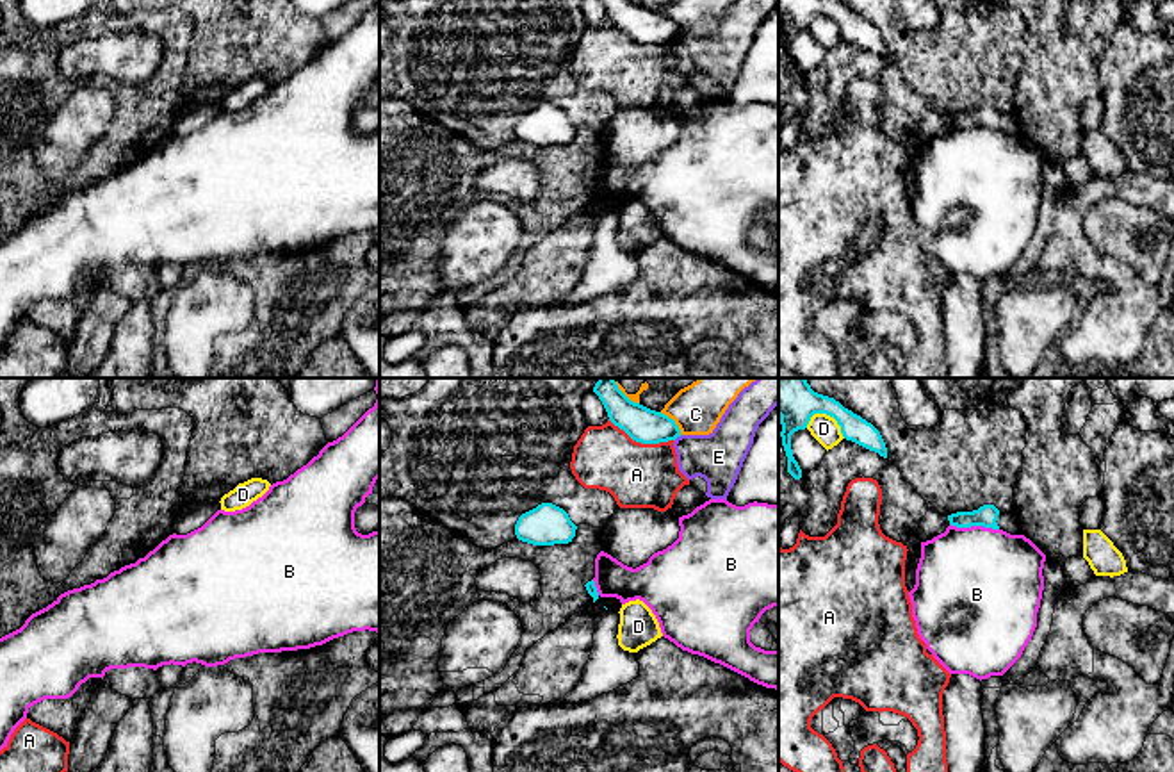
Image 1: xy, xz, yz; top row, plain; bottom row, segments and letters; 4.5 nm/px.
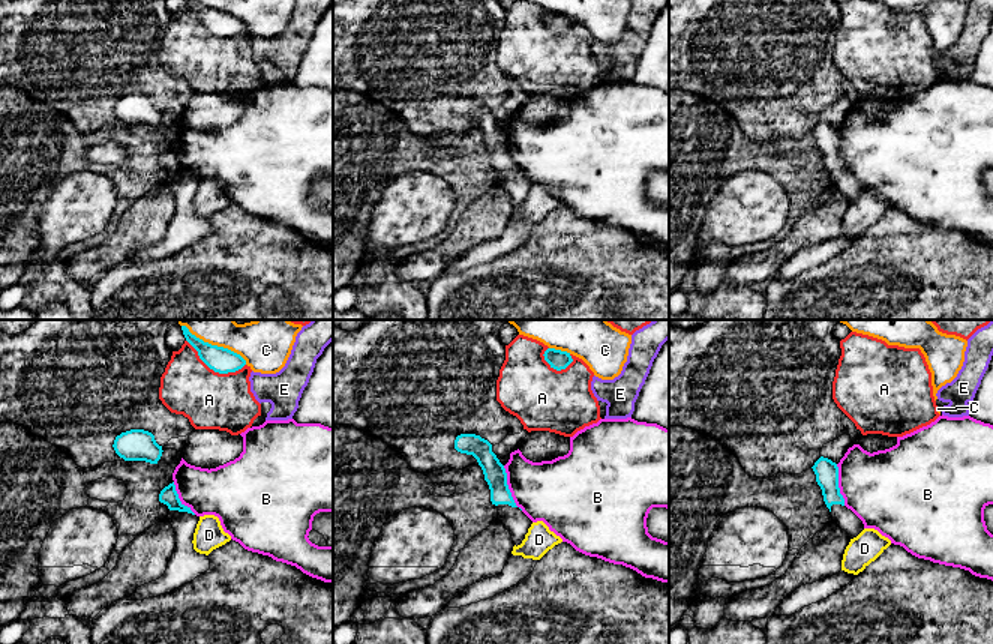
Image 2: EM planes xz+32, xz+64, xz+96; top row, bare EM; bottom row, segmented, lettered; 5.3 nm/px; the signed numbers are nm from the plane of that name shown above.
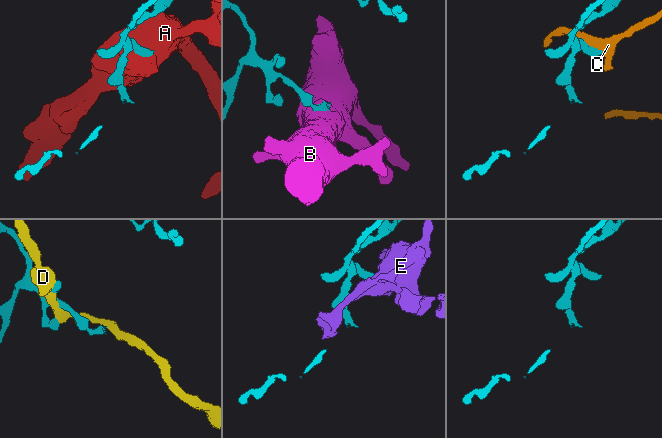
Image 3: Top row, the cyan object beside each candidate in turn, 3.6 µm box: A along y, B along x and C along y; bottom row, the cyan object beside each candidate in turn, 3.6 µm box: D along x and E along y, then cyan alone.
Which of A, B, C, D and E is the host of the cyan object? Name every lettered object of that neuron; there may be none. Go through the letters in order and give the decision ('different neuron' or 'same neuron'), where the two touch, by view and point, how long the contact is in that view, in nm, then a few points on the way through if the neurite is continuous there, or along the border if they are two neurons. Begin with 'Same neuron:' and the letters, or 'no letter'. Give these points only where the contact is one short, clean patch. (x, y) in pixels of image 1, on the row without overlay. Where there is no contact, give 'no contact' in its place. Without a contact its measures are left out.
Same neuron: no letter
A: different neuron | xz (642, 43) | 320 nm | along xz (608, 20), (642, 43), (674, 41)
B: different neuron | yz (975, 125) | 220 nm | along yz (950, 123), (998, 131)
C: different neuron | xz (674, 22) | 140 nm | along xz (660, 13), (667, 15), (681, 34)
D: different neuron | yz (829, 15) | 190 nm
E: different neuron | xz (677, 36) | 40 nm | along xz (681, 36), (674, 40)

